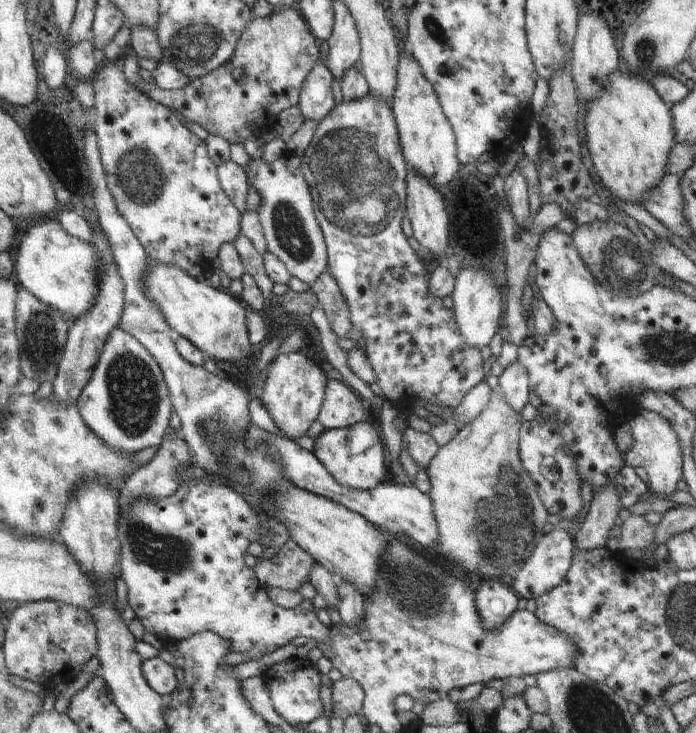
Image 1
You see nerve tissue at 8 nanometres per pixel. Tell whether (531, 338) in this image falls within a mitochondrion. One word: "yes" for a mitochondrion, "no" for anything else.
no

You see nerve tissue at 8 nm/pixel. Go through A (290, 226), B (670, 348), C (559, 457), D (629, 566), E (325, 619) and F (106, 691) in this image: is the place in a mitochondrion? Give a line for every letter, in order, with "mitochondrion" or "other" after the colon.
A: mitochondrion
B: mitochondrion
C: other
D: other
E: other
F: other

